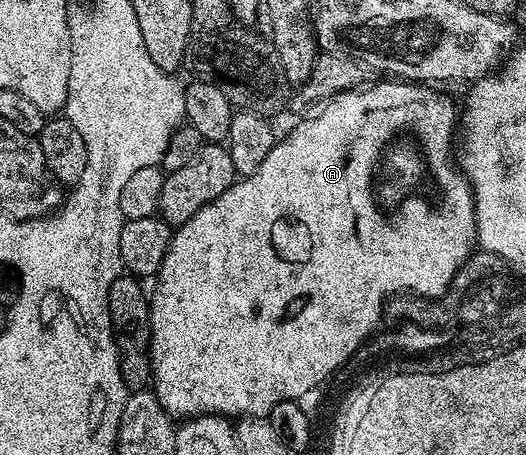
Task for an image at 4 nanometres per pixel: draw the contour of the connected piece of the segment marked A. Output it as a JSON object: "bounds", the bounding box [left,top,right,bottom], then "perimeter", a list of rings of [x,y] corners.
{"bounds":[148,81,477,421],"perimeter":[[[411,81],[384,82],[388,83],[376,83],[373,87],[364,85],[357,90],[342,92],[325,102],[315,112],[317,115],[312,115],[309,119],[302,120],[285,139],[283,136],[276,142],[270,149],[270,154],[267,155],[266,161],[262,161],[262,165],[253,175],[243,176],[239,181],[233,183],[230,189],[226,189],[226,193],[222,193],[218,197],[214,197],[214,201],[202,205],[202,209],[198,209],[198,213],[194,213],[194,217],[190,217],[190,221],[179,224],[173,230],[172,240],[166,249],[166,257],[162,257],[162,265],[154,276],[156,284],[150,287],[150,302],[148,305],[148,327],[152,331],[152,340],[148,346],[152,357],[150,387],[151,390],[155,391],[162,409],[166,409],[169,415],[180,421],[195,419],[198,415],[267,417],[274,409],[274,405],[278,405],[282,401],[290,401],[291,399],[298,400],[304,393],[310,393],[312,383],[317,383],[320,375],[328,375],[328,371],[332,371],[332,367],[336,367],[336,363],[340,363],[340,359],[344,359],[344,355],[348,355],[348,351],[352,351],[352,347],[356,347],[356,343],[360,343],[360,335],[365,335],[368,332],[368,327],[374,326],[376,323],[376,311],[380,311],[380,303],[384,300],[386,293],[391,293],[392,287],[410,287],[420,297],[438,299],[447,294],[454,276],[459,273],[460,268],[467,263],[468,258],[477,250],[476,202],[472,196],[472,186],[469,185],[467,177],[465,177],[463,170],[461,170],[457,160],[454,158],[454,139],[452,143],[452,134],[455,131],[457,134],[458,131],[458,103],[455,103],[450,96],[443,95],[440,92],[443,90],[437,89],[432,85],[413,83]]]}

